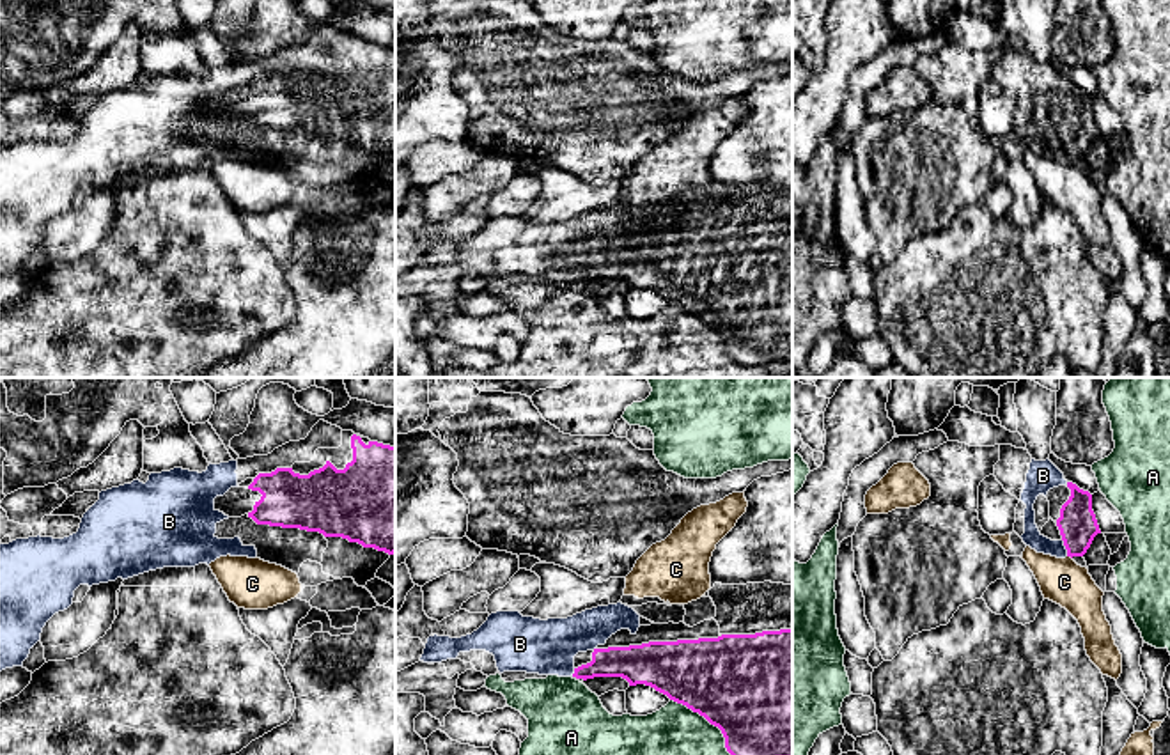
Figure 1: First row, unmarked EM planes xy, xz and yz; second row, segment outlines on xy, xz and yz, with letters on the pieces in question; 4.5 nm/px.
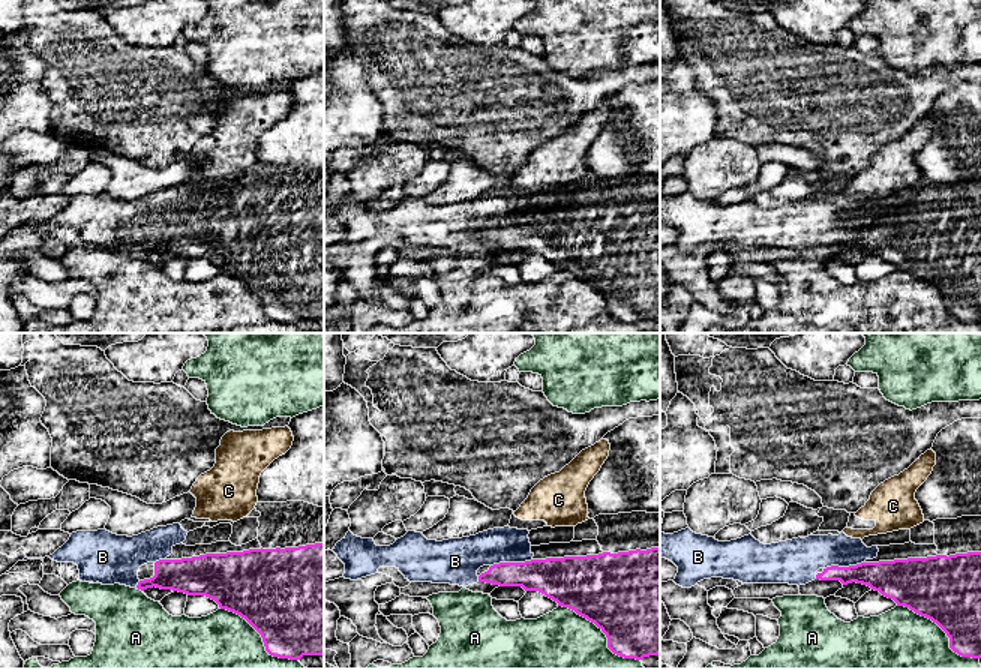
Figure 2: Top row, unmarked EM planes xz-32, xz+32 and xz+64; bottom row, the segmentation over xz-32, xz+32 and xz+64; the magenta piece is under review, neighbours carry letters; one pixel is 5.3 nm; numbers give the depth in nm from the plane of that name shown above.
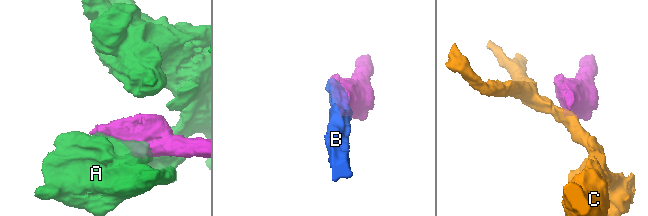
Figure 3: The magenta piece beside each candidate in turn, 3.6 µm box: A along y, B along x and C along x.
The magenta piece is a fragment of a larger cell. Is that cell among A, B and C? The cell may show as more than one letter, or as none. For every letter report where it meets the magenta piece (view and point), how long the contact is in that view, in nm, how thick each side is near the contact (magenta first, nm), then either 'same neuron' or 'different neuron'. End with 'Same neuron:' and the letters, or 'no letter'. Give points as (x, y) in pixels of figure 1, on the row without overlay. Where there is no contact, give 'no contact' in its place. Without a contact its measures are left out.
A: xz (722, 335) | 550 nm | 500/480 nm | different neuron
B: yz (1066, 151) | 80 nm | 170/90 nm | same neuron
C: yz (1069, 158) | 30 nm | 170/200 nm | different neuron
Same neuron: B

